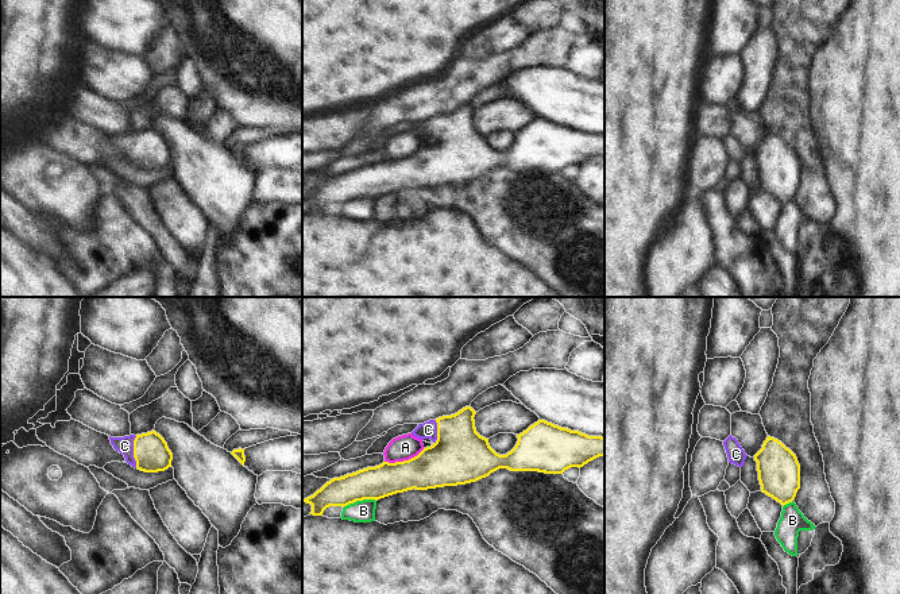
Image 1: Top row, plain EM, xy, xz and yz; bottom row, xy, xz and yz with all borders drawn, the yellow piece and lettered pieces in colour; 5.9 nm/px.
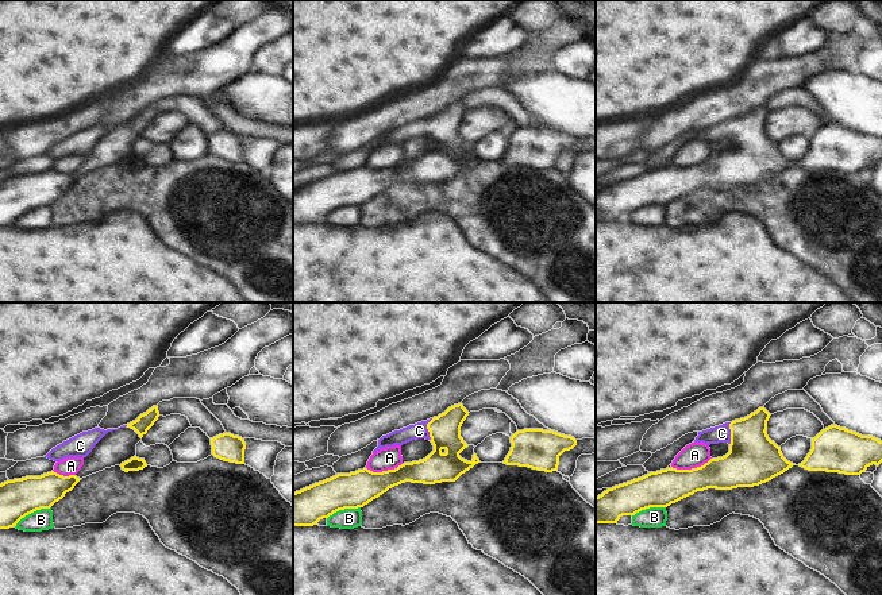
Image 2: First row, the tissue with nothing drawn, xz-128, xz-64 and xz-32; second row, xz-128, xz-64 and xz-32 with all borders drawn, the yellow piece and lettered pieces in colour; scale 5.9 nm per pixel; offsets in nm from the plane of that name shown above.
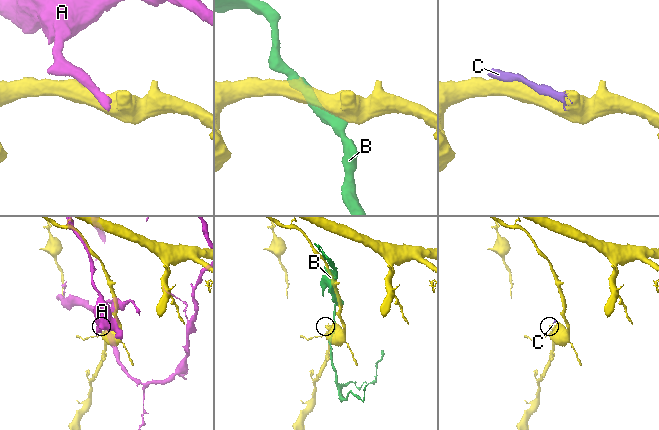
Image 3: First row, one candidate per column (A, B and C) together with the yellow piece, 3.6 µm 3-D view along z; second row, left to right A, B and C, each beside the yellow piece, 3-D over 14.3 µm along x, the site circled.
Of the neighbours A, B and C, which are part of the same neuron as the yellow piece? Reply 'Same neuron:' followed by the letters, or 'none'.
Same neuron: C

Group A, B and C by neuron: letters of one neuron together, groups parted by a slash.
A / B / C

